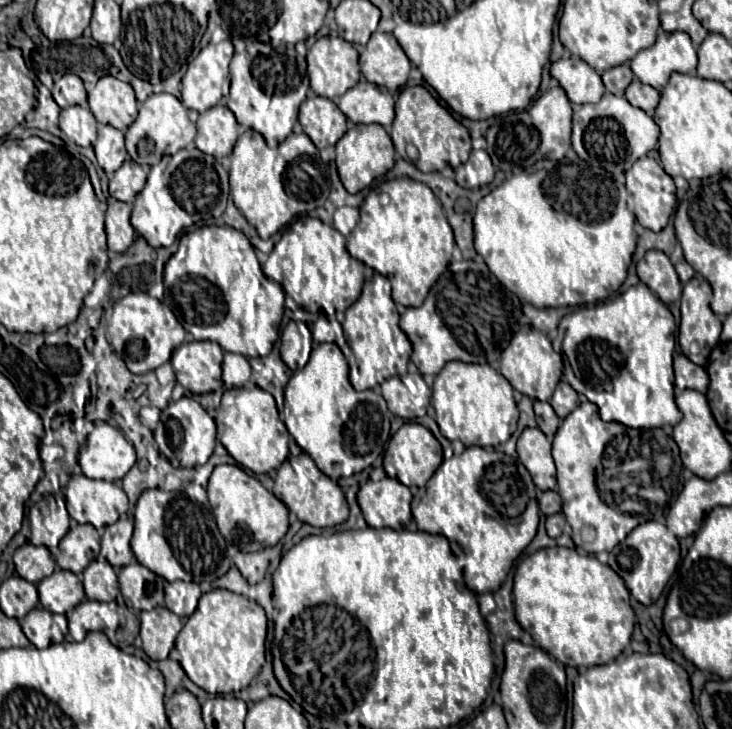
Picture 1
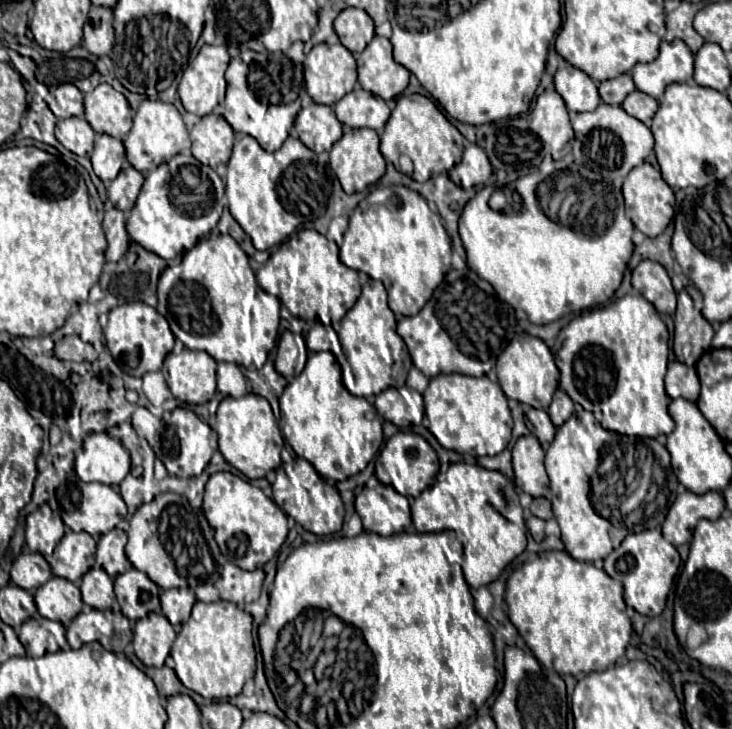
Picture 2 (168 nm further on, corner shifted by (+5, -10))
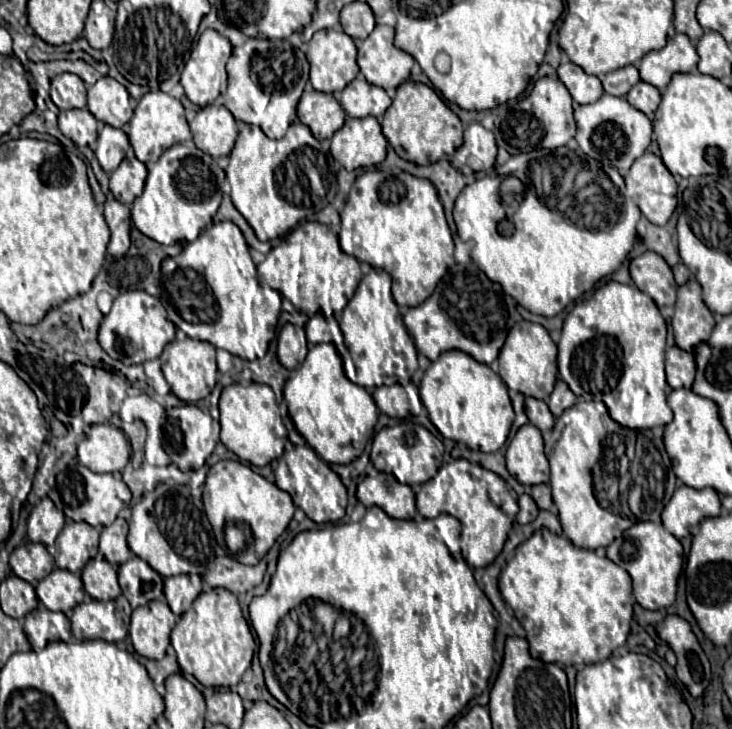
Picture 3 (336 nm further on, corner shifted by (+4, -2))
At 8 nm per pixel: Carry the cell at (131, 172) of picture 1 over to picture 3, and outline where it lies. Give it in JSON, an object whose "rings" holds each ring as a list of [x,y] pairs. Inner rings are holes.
{"rings":[[[126,156],[110,176],[110,192],[122,204],[132,204],[144,190],[146,166],[136,156]]]}

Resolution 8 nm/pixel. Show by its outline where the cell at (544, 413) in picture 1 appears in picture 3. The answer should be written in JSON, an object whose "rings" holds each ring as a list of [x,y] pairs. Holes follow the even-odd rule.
{"rings":[[[526,398],[526,414],[530,418],[530,422],[540,428],[542,432],[548,432],[552,430],[554,426],[554,416],[552,412],[548,410],[548,404],[544,400],[536,400],[536,398]]]}

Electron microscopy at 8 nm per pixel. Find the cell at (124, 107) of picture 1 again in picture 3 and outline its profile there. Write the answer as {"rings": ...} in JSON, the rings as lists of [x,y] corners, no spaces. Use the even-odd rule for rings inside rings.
{"rings":[[[110,76],[88,86],[88,110],[104,124],[122,128],[132,118],[128,90]]]}

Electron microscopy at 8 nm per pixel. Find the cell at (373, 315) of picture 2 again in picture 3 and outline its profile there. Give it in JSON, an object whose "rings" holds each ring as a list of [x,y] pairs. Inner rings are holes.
{"rings":[[[370,270],[360,280],[354,298],[344,308],[340,327],[333,316],[325,317],[322,314],[322,318],[326,320],[328,330],[332,334],[332,342],[322,342],[322,344],[334,344],[334,348],[338,350],[338,354],[342,358],[347,378],[364,388],[390,386],[390,384],[398,384],[398,382],[402,386],[406,386],[410,382],[412,374],[418,370],[416,346],[414,346],[414,340],[408,334],[408,330],[402,322],[402,316],[398,312],[398,306],[390,294],[390,284],[392,284],[390,274],[386,274],[384,270]]]}

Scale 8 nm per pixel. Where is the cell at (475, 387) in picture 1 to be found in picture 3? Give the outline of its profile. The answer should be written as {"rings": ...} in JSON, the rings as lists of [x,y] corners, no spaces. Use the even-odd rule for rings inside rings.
{"rings":[[[448,350],[442,352],[438,360],[434,360],[428,370],[424,372],[422,384],[420,384],[420,398],[422,404],[428,410],[430,422],[438,428],[438,432],[444,438],[464,442],[470,450],[480,450],[480,452],[496,452],[508,438],[510,426],[514,422],[514,410],[510,404],[510,397],[506,384],[502,378],[492,372],[486,364],[476,362],[470,354],[460,352],[460,350]]]}

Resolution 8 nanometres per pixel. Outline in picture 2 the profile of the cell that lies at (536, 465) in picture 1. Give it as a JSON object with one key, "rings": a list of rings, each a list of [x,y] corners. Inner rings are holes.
{"rings":[[[521,436],[513,446],[513,470],[517,484],[533,498],[549,498],[549,478],[543,466],[545,452],[537,438]]]}

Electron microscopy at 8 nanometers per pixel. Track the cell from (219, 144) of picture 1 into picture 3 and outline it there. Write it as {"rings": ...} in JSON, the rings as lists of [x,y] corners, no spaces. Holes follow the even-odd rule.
{"rings":[[[222,104],[204,106],[192,120],[190,130],[194,134],[194,144],[214,160],[228,156],[238,136],[236,120]]]}

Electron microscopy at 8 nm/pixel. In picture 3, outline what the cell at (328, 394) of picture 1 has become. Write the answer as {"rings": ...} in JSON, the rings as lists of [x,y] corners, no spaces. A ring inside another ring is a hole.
{"rings":[[[334,344],[310,348],[304,364],[286,380],[284,398],[298,432],[328,464],[350,464],[374,436],[378,418],[376,402],[362,386],[356,386],[346,378],[342,358]]]}

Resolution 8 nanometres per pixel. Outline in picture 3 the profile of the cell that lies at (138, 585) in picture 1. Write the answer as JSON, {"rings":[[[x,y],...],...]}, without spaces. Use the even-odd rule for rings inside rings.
{"rings":[[[132,556],[118,568],[118,582],[122,594],[132,608],[144,606],[152,600],[162,600],[162,576],[152,570],[142,558]]]}

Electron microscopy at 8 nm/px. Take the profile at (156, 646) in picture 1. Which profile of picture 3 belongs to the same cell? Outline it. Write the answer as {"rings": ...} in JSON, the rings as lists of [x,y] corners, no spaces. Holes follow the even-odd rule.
{"rings":[[[154,600],[132,612],[130,640],[134,650],[152,660],[160,660],[170,646],[170,630],[174,628],[174,614],[166,602]]]}

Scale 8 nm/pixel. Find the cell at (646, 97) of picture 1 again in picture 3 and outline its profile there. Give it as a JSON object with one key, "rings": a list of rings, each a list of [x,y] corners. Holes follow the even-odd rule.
{"rings":[[[638,82],[628,94],[626,94],[626,100],[638,108],[640,112],[644,112],[650,120],[654,120],[654,112],[660,104],[660,92],[650,86],[648,82]]]}

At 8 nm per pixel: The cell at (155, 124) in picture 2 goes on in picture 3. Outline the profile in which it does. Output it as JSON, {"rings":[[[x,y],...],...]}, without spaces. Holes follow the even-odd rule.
{"rings":[[[160,90],[144,94],[134,110],[134,118],[128,124],[128,138],[130,138],[130,144],[132,144],[138,160],[156,162],[160,158],[160,154],[164,150],[168,150],[170,146],[192,140],[188,122],[184,118],[184,106],[180,104],[180,100],[176,100],[170,94],[160,92]]]}

